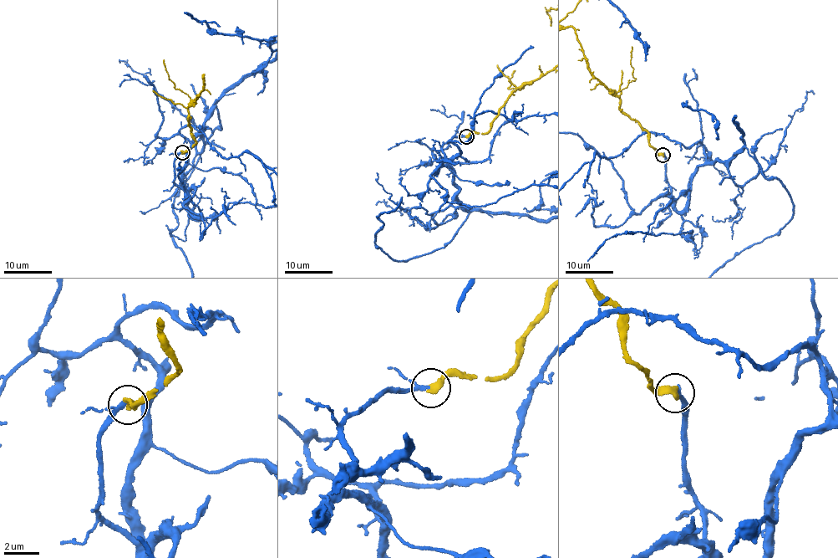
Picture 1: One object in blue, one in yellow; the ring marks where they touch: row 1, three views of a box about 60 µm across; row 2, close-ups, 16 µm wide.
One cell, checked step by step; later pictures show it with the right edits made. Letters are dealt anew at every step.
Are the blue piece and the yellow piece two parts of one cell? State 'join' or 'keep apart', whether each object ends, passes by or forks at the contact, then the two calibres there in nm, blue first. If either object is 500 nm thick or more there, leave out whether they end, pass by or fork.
join | blue passes by | yellow ends | 160/340 nm

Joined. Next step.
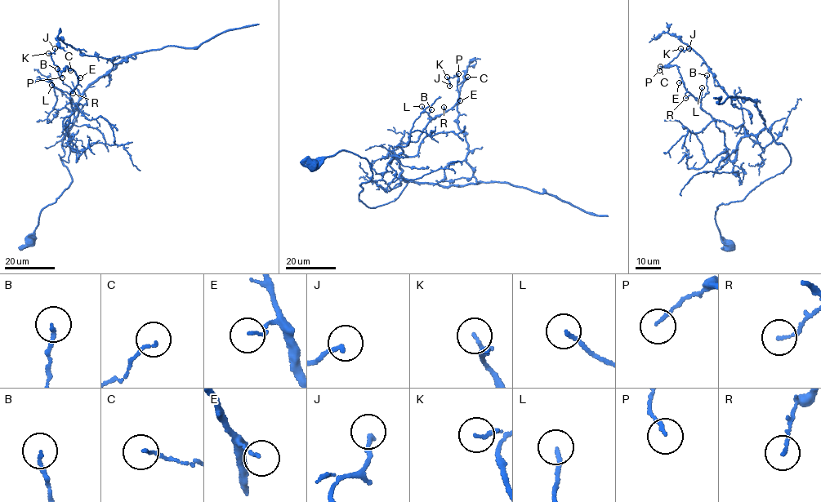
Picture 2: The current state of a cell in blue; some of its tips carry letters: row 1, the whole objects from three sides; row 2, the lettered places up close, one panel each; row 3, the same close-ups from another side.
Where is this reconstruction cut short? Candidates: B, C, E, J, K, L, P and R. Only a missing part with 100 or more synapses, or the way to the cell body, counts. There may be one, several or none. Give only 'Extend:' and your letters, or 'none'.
Extend: none

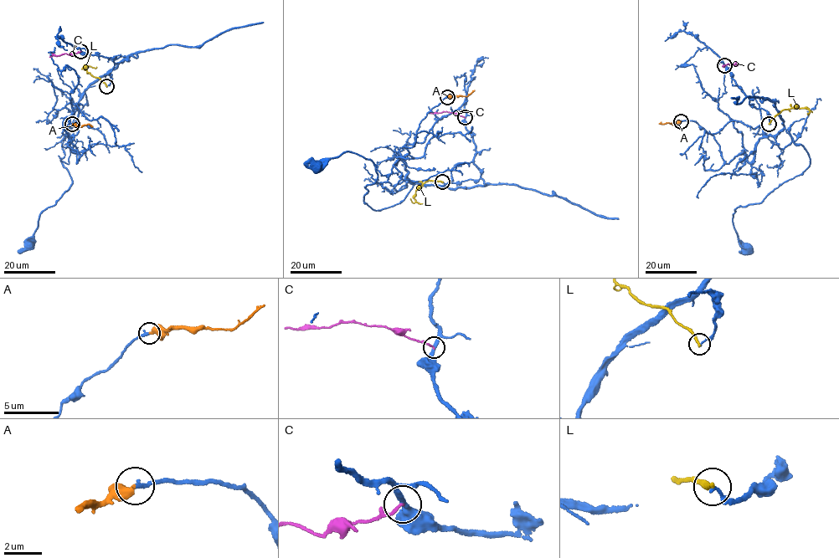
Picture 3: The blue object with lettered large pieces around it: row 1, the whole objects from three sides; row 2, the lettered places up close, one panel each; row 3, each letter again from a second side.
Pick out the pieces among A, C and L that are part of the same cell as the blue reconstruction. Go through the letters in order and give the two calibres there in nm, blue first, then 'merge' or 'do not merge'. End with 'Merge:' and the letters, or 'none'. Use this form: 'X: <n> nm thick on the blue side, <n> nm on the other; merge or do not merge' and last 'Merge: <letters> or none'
A: 240 nm thick on the blue side, 360 nm on the other; merge
C: 280 nm thick on the blue side, 150 nm on the other; do not merge
L: 160 nm thick on the blue side, 240 nm on the other; do not merge
Merge: A

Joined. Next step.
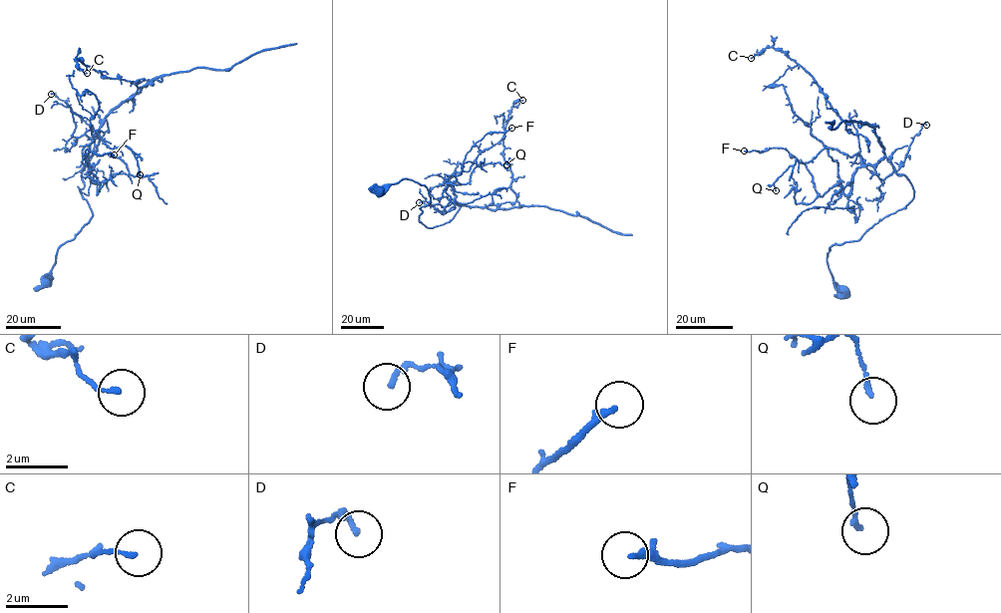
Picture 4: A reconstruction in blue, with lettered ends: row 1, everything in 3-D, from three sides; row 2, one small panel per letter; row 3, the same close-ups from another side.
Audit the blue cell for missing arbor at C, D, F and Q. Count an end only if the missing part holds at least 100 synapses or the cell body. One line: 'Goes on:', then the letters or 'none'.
Goes on: none

